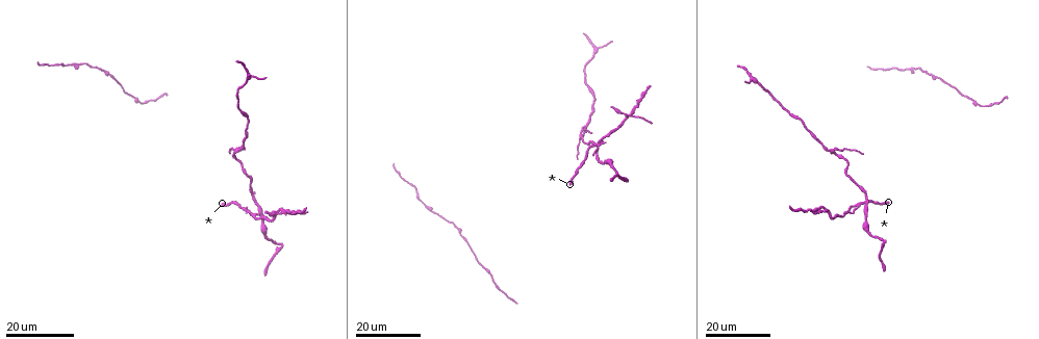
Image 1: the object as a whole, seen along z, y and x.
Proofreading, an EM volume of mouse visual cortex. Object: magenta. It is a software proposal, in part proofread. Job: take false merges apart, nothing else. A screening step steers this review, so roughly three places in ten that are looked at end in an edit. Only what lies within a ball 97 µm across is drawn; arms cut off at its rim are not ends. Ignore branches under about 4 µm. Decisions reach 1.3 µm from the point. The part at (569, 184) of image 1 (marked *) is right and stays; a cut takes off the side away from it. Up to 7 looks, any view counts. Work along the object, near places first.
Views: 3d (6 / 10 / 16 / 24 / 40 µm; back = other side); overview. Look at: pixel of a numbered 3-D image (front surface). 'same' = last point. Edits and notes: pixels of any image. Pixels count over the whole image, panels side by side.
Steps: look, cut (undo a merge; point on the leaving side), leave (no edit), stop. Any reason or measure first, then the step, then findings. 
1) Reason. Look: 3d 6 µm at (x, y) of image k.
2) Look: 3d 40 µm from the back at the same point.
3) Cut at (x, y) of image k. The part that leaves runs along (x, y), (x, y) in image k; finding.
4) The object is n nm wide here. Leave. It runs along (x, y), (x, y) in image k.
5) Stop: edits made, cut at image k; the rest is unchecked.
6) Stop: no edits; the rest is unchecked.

Small branch off a trunk. Look: 3d 24 µm at (830, 149) of image 1.

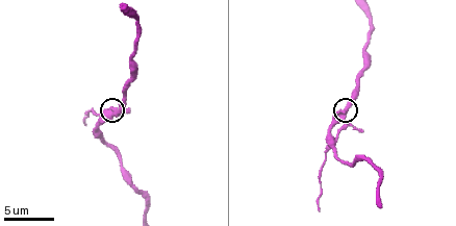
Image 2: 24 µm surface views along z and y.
Look: 3d 10 µm at (342, 117) of image 2.

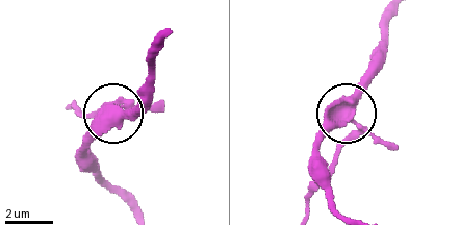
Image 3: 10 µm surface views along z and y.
Cut at (337, 154) of image 3. The part that leaves runs along (357, 131), (307, 201), (306, 213) in image 3; two neurons meet here.

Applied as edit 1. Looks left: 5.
Look: overview.

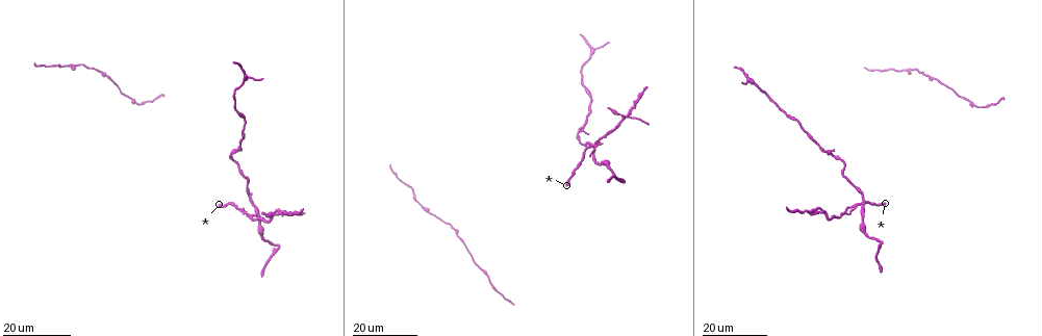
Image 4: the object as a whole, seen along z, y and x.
Four arms meet. Look: 3d 16 µm at (624, 116) of image 4.

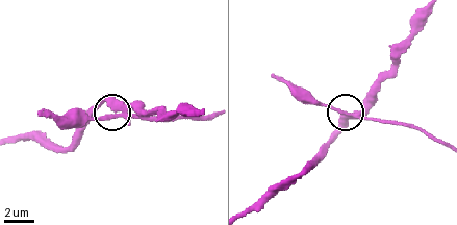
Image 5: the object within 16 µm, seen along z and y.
Look: 3d 10 µm at (120, 115) of image 5.

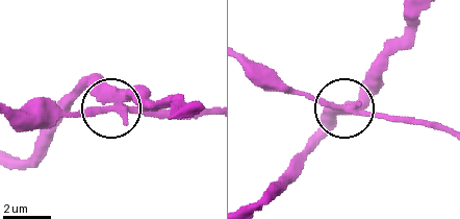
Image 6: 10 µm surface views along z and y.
The side arm is 6 µm long. Cut at (381, 114) of image 6. The part that leaves runs along (349, 106), (441, 124) in image 6; two neurons meet here.

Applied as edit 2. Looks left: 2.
Arms part here. Look: 3d 16 µm at (483, 272) of image 4.

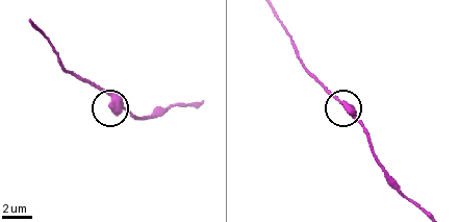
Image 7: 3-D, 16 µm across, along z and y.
Look: 3d 10 µm at (119, 102) of image 7.

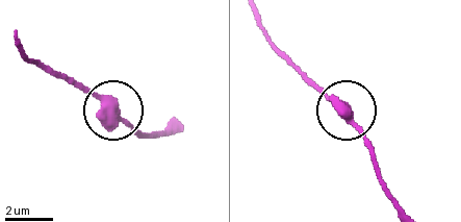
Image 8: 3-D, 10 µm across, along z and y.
Leave. One neuron here.

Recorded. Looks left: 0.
Stop: edits made, cut at image 3, cut at image 6; the rest is unchecked.

